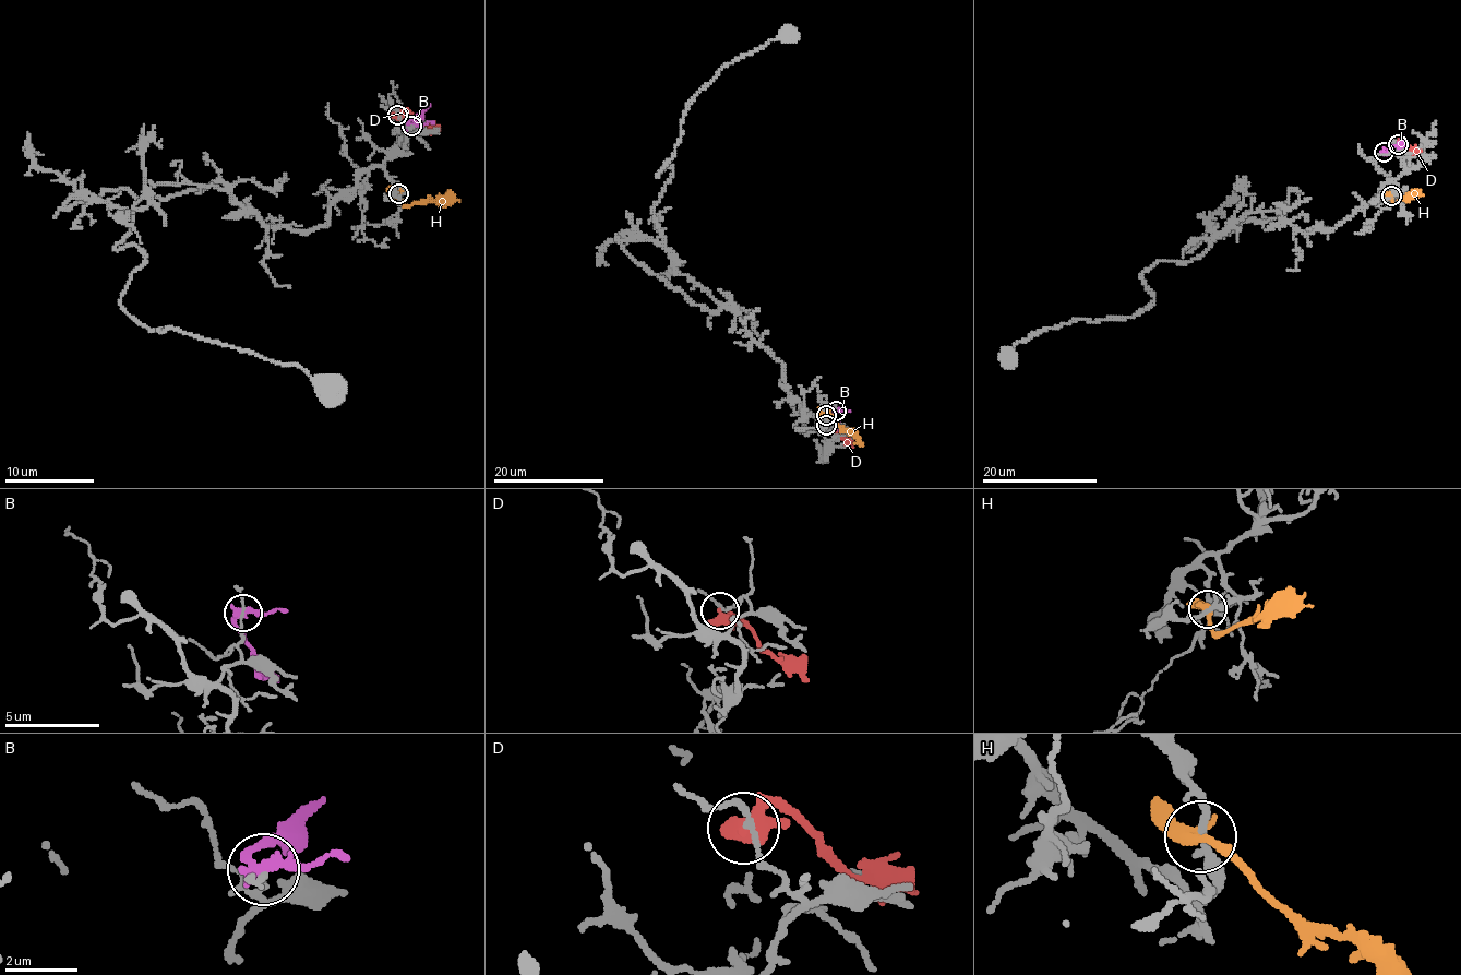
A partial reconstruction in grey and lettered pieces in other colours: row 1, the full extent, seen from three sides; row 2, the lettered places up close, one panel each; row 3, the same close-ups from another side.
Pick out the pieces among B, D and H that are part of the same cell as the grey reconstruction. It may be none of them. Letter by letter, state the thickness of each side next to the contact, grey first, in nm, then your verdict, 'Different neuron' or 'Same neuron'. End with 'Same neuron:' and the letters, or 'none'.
B: Thickness 110 nm (grey) against 320 nm. Different neuron
D: Thickness 130 nm (grey) against 440 nm. Different neuron
H: Thickness 200 nm (grey) against 380 nm. Different neuron
Same neuron: none

